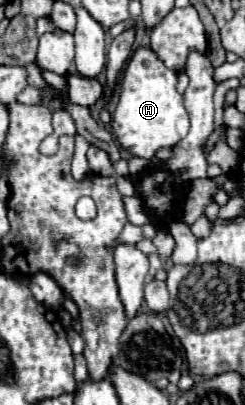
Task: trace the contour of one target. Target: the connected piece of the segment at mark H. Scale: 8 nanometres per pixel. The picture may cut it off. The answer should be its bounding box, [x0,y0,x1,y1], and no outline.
[111,47,189,159]

